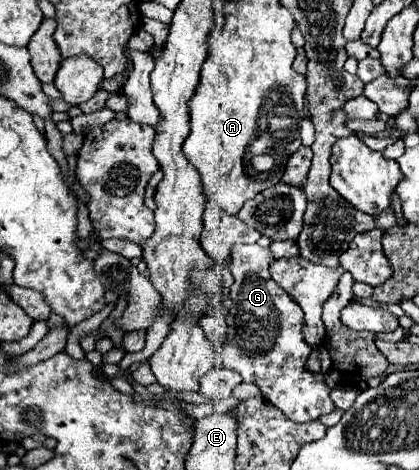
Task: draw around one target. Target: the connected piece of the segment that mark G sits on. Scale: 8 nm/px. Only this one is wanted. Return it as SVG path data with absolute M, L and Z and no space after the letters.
M235 245L231 255L235 283L229 295L233 305L227 315L227 341L221 349L221 365L237 371L245 383L257 385L265 399L273 401L275 407L297 423L335 411L323 373L313 373L305 367L313 345L303 337L303 309L269 277L271 251L261 245Z

